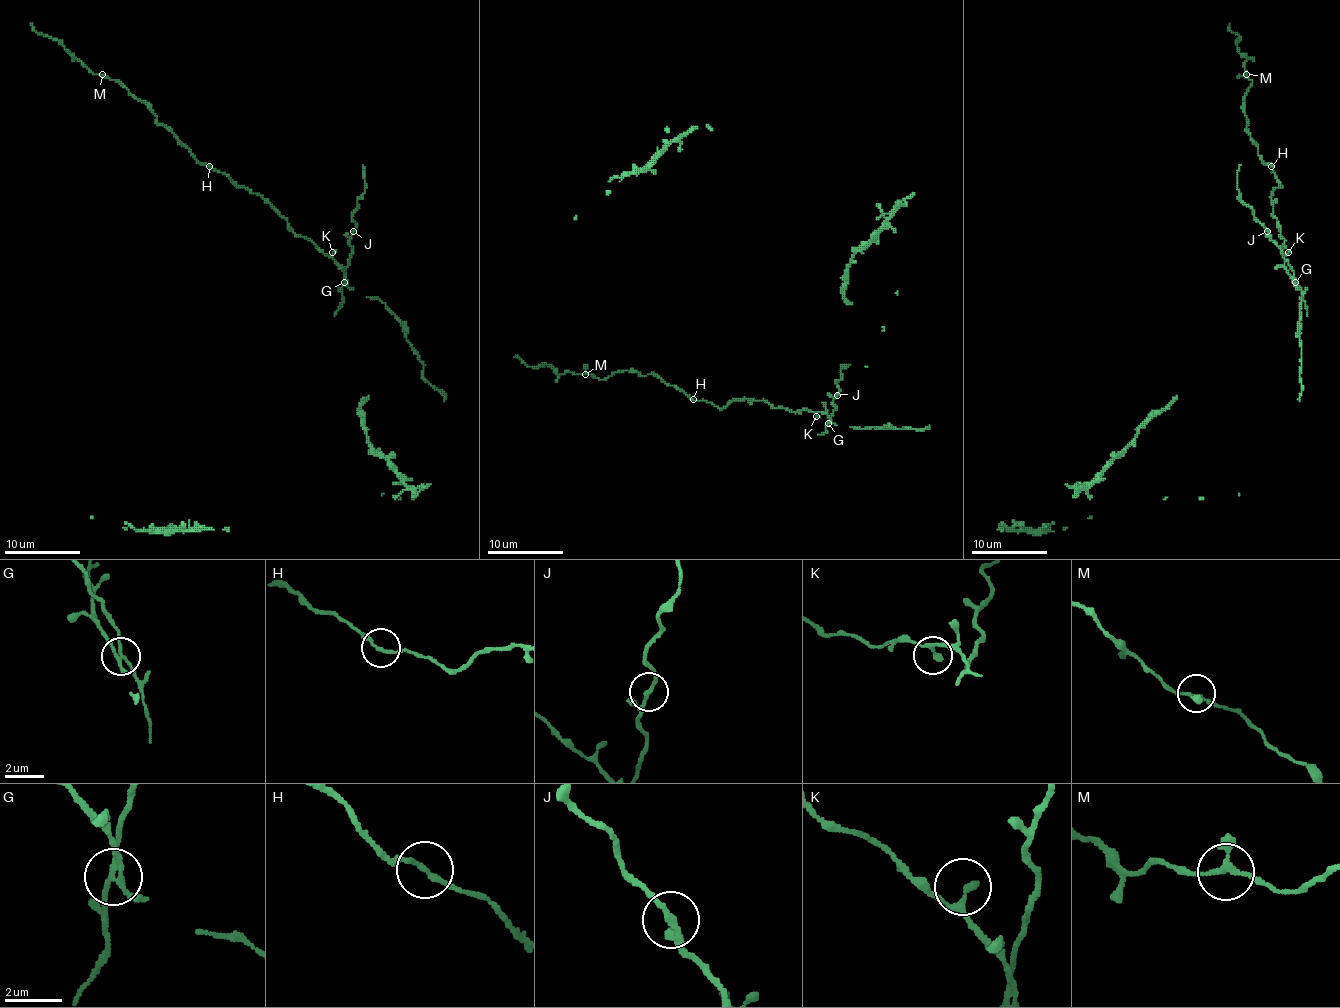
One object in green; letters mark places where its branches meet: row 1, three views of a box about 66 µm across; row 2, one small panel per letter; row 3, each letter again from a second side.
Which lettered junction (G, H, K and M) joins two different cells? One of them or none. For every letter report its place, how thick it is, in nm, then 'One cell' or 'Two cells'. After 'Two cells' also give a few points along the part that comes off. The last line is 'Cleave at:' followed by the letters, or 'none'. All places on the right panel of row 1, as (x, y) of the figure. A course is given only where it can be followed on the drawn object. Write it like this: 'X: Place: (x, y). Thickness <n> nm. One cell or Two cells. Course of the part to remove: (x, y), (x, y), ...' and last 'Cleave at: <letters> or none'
G: Place: (1295, 282). Thickness 180 nm. Two cells. Course of the part to remove: (1296, 282), (1282, 250), (1241, 199), (1237, 187), (1237, 170), (1241, 165)
H: Place: (1271, 166). Thickness 160 nm. One cell
K: Place: (1288, 252). Thickness 190 nm. One cell
M: Place: (1246, 74). Thickness 190 nm. One cell
Cleave at: G

